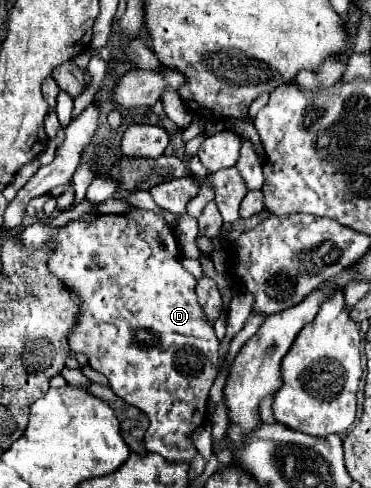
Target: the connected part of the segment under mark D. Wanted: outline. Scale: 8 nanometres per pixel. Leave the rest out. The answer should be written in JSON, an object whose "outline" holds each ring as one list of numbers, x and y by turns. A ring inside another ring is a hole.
{"outline":[[134,208,128,216,102,214,90,224,82,220,72,220,60,228,50,228,42,222,30,224,20,232,20,240,28,252,46,250,50,254,50,272,82,298,80,318,70,334,72,354,84,352,90,368,108,378,112,392,150,418,144,440,150,452,164,456,168,462,190,464,196,456,192,434,206,421,208,392,216,378,220,344,196,300,196,278,180,264,174,228,170,228,160,214],[50,238,58,240,56,246,42,248]]}

